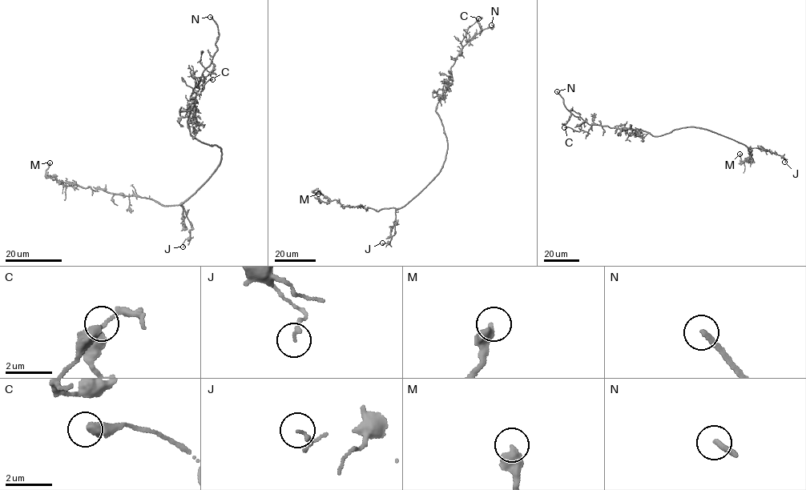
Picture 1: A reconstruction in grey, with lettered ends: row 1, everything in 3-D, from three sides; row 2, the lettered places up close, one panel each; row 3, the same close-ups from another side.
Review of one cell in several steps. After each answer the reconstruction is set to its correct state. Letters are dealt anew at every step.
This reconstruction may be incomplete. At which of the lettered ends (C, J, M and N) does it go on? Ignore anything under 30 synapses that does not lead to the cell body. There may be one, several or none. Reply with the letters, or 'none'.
N

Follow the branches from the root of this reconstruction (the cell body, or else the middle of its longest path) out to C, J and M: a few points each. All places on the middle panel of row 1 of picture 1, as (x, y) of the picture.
C: (445, 157), (447, 138), (436, 110), (447, 88), (450, 67), (462, 47), (461, 42), (468, 28), (478, 18)
J: (445, 157), (443, 167), (433, 179), (396, 210), (394, 234), (388, 242), (382, 242)
M: (445, 157), (443, 167), (433, 179), (399, 208), (377, 211), (343, 206), (318, 194)

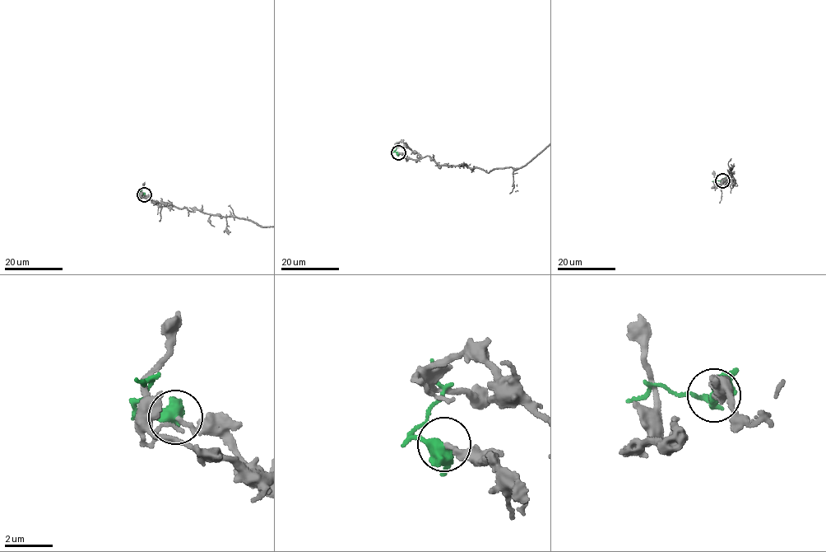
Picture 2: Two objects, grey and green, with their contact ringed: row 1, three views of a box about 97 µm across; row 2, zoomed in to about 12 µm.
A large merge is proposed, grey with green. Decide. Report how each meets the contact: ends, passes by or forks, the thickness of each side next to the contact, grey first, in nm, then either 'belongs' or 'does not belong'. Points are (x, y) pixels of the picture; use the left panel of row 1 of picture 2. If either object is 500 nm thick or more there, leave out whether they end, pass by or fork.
170 nm thick on the grey side, 500 nm on the other; does not belong

